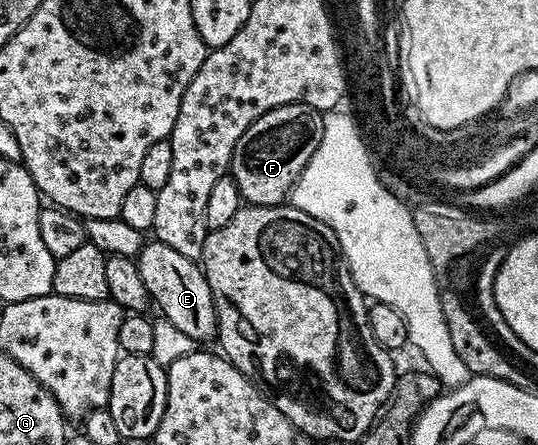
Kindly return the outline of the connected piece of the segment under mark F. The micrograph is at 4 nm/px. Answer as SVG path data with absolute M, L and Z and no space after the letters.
M288 103L271 109L239 137L229 162L228 174L233 176L242 200L254 207L280 207L290 198L307 161L323 141L324 114L306 103Z

